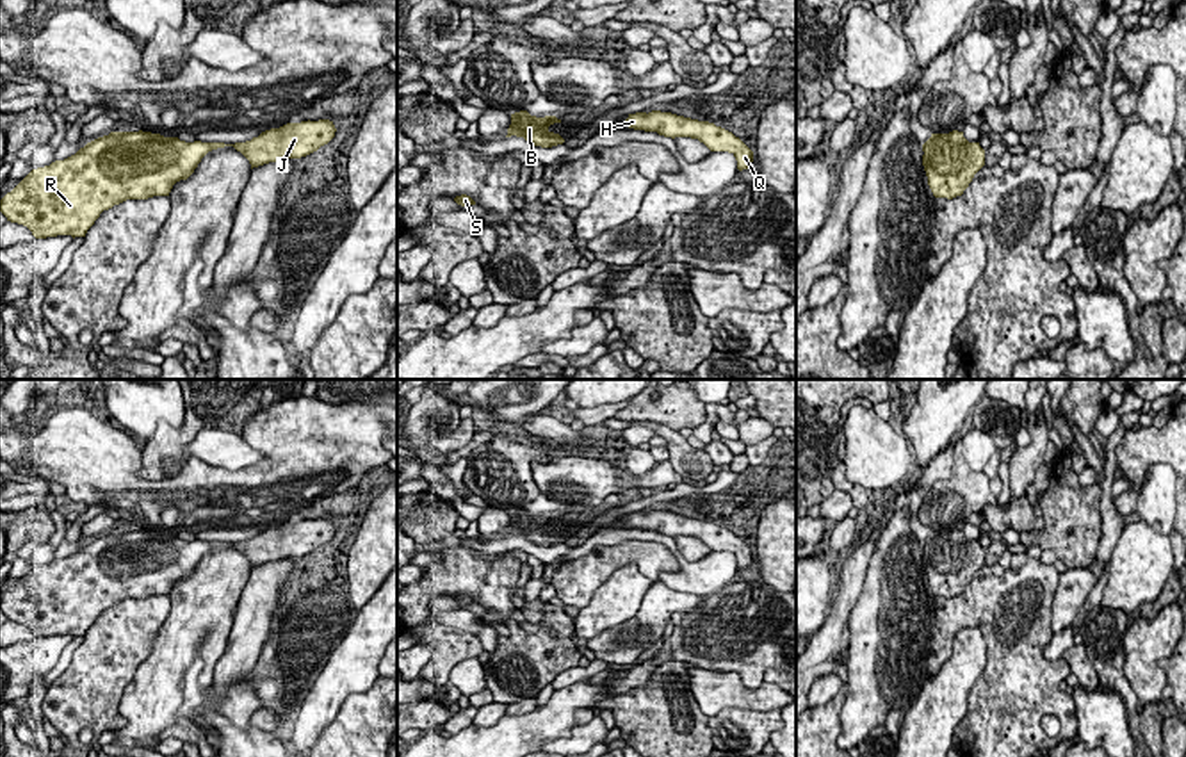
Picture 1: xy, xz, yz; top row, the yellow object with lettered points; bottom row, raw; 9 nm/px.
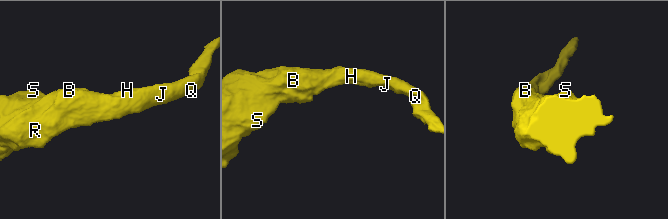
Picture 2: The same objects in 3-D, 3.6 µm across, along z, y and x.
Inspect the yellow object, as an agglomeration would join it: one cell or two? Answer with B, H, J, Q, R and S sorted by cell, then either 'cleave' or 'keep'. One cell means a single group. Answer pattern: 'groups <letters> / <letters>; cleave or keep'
groups B H J Q R S; keep

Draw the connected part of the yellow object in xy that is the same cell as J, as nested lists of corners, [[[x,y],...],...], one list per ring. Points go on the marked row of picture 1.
[[[329,119],[287,123],[262,132],[246,142],[185,142],[178,137],[164,137],[151,132],[110,132],[80,148],[75,155],[55,160],[50,166],[32,169],[11,192],[0,199],[0,212],[11,223],[27,226],[36,239],[71,235],[85,237],[103,210],[126,199],[148,199],[169,196],[173,185],[187,180],[201,159],[217,148],[233,146],[253,167],[285,159],[301,159],[335,137]]]

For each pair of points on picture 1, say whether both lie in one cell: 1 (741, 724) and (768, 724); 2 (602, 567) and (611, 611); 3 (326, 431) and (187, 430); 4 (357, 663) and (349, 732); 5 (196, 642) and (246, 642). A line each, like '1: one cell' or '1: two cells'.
1: one cell
2: two cells
3: two cells
4: two cells
5: two cells

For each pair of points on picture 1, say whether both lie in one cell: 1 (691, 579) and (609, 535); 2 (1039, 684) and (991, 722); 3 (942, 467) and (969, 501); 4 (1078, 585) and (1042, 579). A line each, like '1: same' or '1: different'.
1: same
2: same
3: different
4: different

